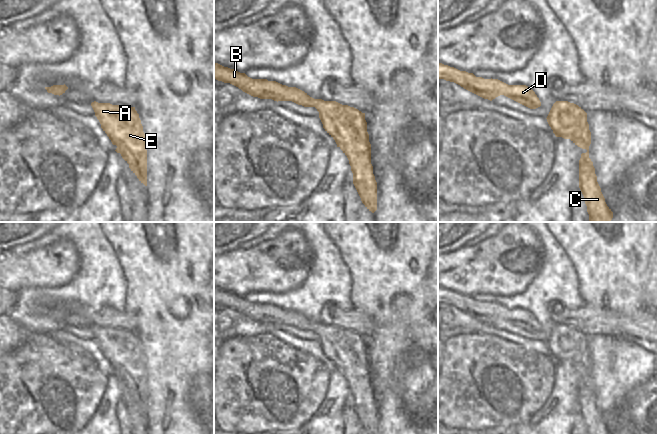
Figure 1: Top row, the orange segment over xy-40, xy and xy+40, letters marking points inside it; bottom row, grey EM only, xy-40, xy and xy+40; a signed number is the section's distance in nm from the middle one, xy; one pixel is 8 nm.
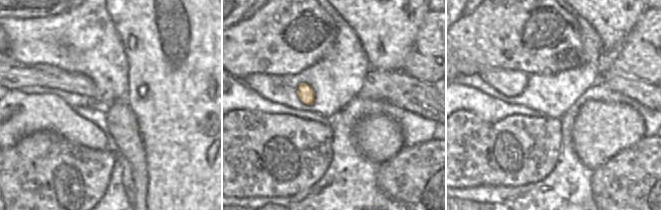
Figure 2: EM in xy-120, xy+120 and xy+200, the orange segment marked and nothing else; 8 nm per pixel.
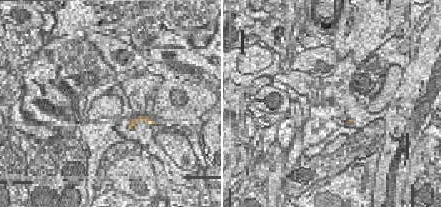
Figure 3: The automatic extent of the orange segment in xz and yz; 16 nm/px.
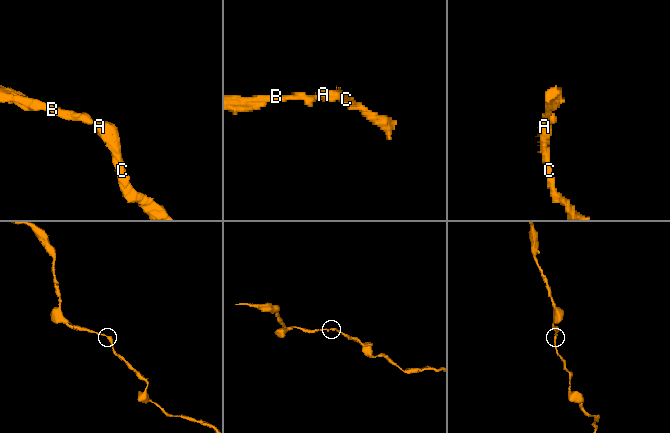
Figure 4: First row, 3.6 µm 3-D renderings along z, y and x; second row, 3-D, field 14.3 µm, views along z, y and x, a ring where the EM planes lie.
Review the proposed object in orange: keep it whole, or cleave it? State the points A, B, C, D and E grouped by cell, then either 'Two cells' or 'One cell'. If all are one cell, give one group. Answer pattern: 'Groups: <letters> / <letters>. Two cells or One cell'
Groups: A B C D E. One cell

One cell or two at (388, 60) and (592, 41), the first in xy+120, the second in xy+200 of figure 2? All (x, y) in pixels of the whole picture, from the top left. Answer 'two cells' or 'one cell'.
two cells

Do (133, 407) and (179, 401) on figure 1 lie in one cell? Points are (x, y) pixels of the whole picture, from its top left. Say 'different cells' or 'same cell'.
different cells

